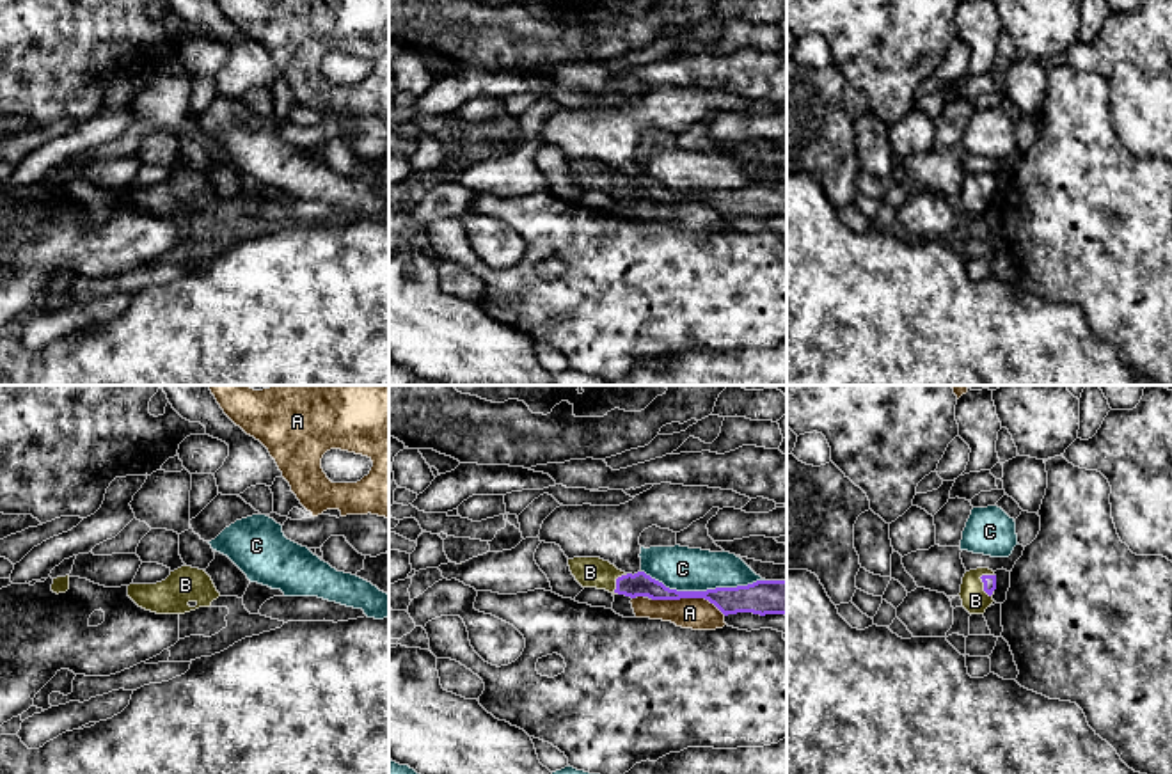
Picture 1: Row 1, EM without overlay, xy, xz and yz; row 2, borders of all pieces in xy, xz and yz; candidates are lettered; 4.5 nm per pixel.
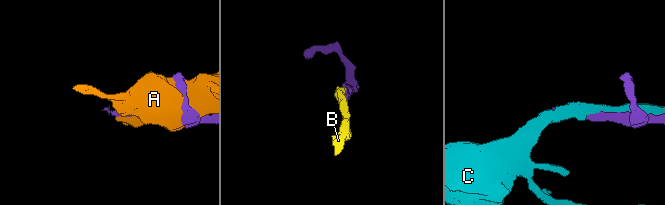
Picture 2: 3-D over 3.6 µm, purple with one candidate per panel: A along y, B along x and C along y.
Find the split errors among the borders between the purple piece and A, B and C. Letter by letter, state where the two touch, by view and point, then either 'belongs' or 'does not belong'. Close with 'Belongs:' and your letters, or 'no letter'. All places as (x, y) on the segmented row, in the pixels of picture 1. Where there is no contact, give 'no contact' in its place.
A: xz (689, 597) | does not belong
B: yz (984, 586) | belongs
C: xz (704, 592) | does not belong
Belongs: B

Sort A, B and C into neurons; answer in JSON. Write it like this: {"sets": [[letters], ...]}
{"sets": [["A"], ["B"], ["C"]]}

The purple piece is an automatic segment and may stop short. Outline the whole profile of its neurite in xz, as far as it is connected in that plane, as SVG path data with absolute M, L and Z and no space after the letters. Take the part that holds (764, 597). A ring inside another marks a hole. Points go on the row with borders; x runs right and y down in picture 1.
M574 557L568 559L568 566L582 588L606 589L613 595L648 596L652 600L705 598L725 616L737 612L787 616L787 580L756 580L737 588L677 591L645 572L625 573L600 557Z

